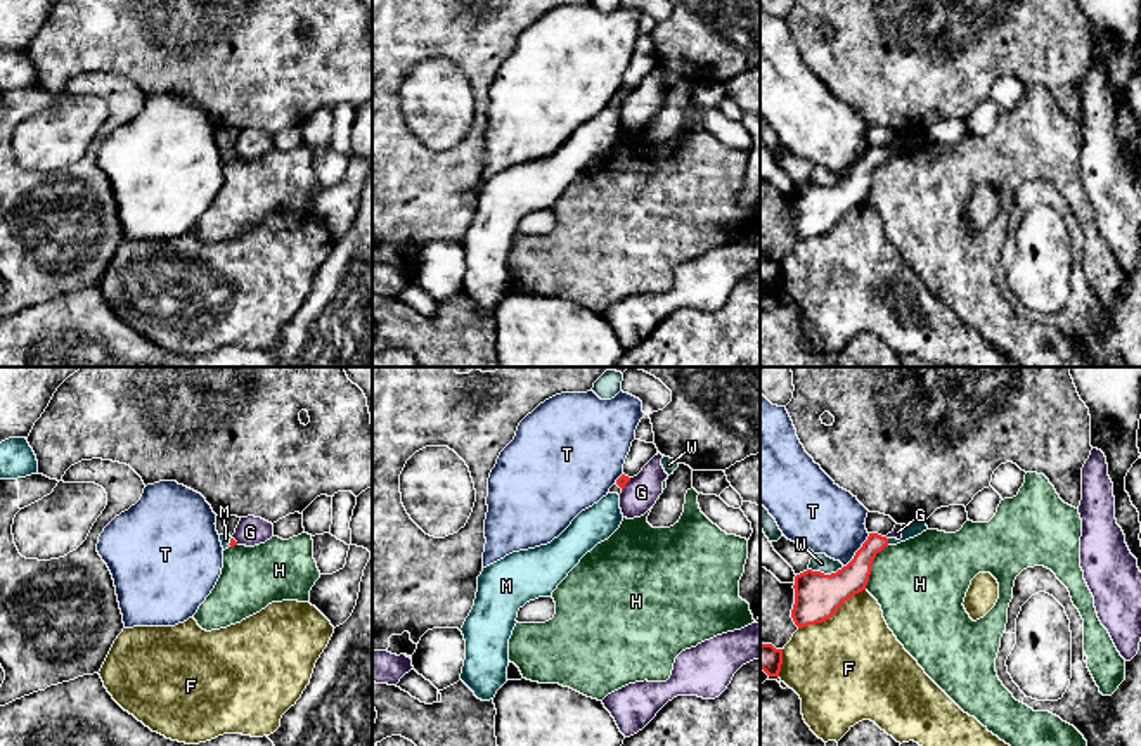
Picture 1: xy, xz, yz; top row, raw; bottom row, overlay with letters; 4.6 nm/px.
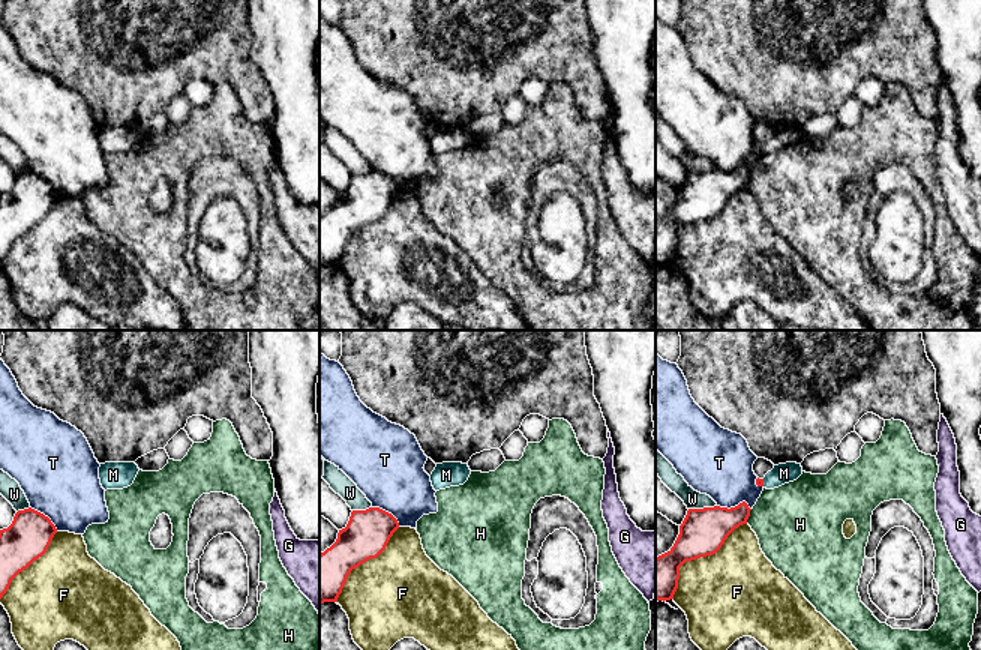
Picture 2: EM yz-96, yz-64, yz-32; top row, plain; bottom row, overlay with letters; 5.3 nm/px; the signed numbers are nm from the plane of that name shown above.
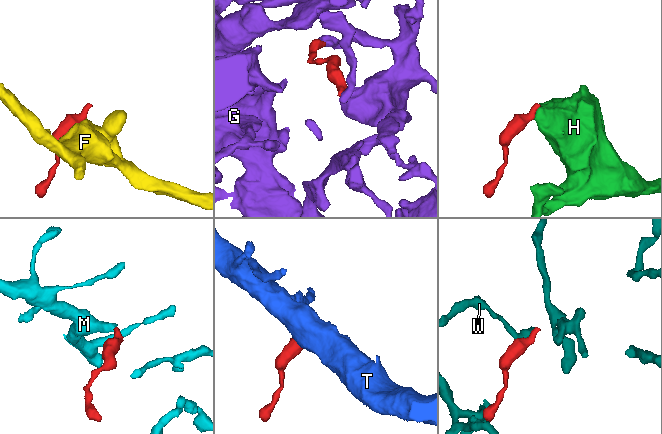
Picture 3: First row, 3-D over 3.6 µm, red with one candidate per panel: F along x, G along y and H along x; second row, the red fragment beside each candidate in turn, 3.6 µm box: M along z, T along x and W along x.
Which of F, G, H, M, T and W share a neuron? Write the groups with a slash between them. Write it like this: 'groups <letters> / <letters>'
groups F / G / H / M / T / W

